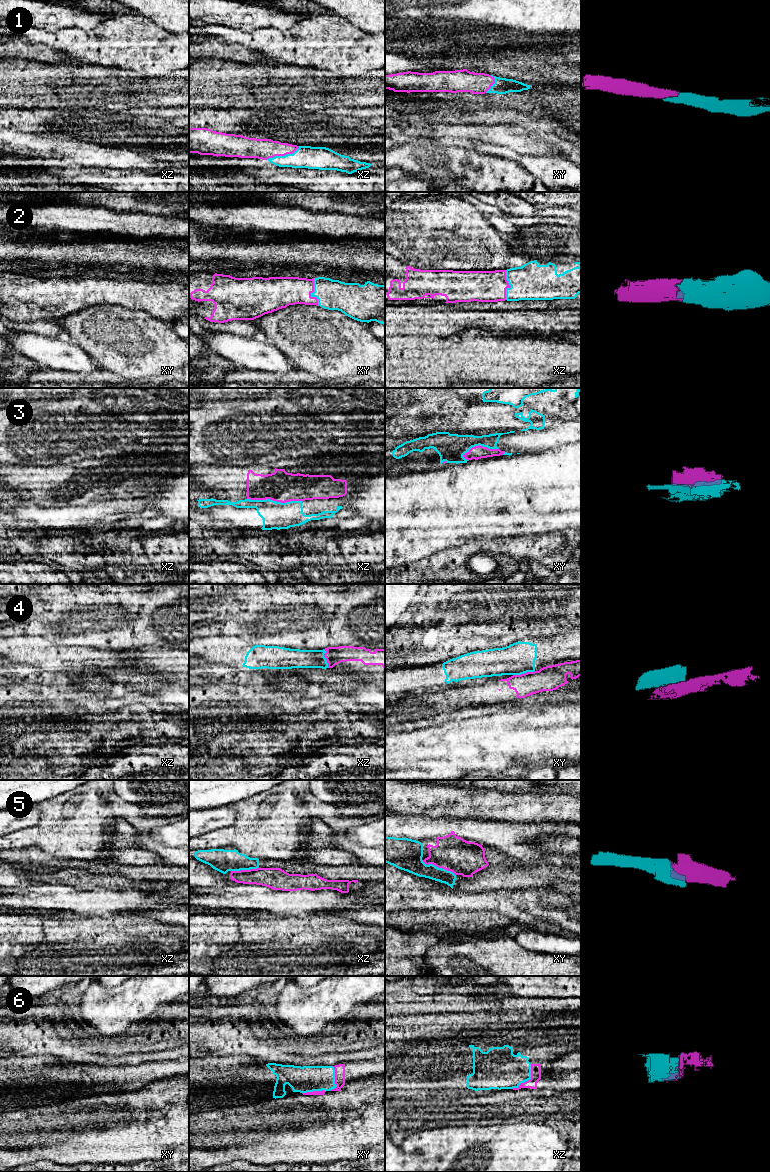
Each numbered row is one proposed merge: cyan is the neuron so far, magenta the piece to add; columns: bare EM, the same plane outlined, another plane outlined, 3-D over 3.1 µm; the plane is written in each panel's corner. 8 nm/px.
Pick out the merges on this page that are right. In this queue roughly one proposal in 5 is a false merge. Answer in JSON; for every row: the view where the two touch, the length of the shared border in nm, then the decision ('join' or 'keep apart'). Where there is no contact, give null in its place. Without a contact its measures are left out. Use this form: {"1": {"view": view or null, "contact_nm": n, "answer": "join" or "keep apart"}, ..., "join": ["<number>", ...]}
{"1": {"view": "xz", "contact_nm": 300, "answer": "join"}, "2": {"view": "xy", "contact_nm": 220, "answer": "join"}, "3": {"view": "xz", "contact_nm": 440, "answer": "keep apart"}, "4": {"view": "xy", "contact_nm": 180, "answer": "keep apart"}, "5": {"view": "xy", "contact_nm": 300, "answer": "join"}, "6": {"view": "xz", "contact_nm": 260, "answer": "join"}, "join": ["1", "2", "5", "6"]}

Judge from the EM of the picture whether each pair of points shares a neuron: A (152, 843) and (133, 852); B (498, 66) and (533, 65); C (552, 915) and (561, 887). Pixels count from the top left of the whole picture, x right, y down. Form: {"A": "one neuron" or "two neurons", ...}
{"A": "two neurons", "B": "one neuron", "C": "two neurons"}

